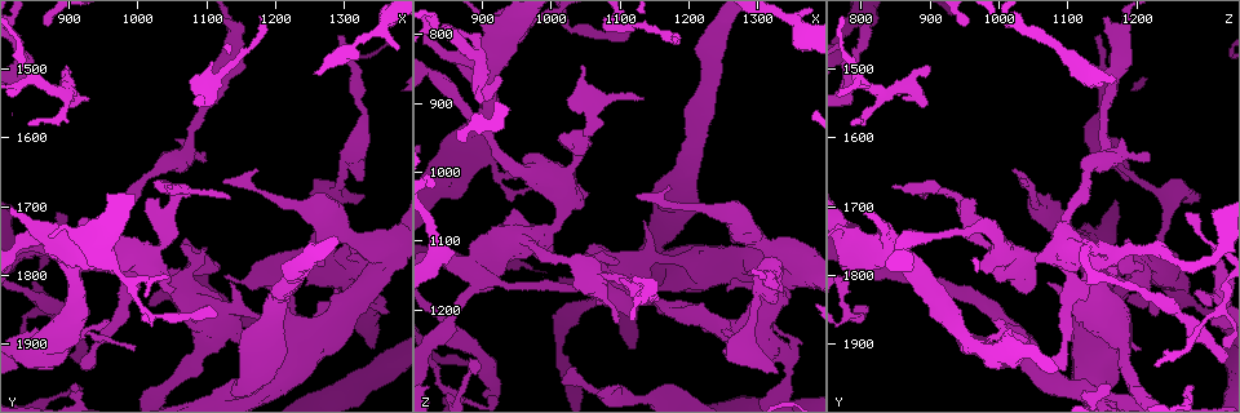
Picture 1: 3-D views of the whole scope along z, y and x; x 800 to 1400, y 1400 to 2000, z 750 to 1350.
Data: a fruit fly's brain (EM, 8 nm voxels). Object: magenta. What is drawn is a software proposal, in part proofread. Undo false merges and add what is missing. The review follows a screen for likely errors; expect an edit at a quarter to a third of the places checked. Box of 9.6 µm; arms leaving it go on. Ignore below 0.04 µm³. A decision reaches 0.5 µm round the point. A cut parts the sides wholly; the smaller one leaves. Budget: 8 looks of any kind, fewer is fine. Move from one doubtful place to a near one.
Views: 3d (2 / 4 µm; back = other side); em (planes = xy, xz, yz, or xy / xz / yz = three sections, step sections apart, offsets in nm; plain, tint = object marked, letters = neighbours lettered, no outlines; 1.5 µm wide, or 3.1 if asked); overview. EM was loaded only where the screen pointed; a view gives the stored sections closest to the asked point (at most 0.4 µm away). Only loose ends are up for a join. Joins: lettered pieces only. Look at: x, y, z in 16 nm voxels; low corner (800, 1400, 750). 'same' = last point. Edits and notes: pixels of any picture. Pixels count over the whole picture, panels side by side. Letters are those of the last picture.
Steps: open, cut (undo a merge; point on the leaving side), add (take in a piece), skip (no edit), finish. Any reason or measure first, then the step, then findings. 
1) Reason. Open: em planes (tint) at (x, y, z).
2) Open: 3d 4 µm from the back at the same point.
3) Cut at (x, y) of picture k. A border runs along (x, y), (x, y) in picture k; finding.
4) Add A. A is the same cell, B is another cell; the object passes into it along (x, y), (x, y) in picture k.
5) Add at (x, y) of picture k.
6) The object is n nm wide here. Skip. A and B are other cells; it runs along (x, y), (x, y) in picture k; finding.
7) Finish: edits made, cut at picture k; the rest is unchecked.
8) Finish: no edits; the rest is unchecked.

Sudden change in width. Open: em xy step 8 (tint) at (975, 1860, 1095).

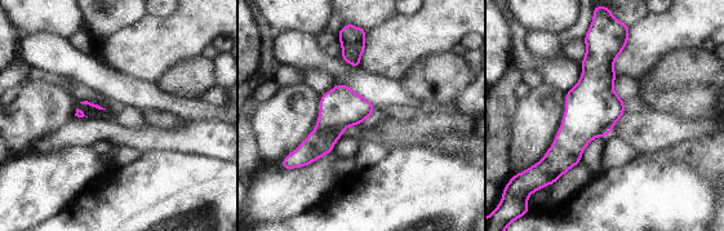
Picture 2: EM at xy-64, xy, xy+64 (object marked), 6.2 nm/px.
Another direction. Open: em planes (tint) at the same point.

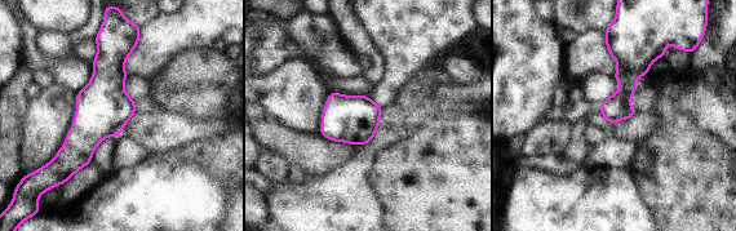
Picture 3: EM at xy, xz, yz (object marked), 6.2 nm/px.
Open: em planes (letters) at the same point.

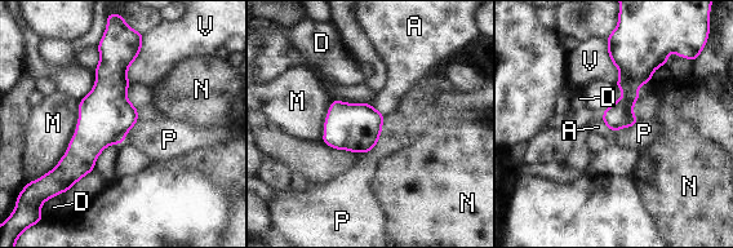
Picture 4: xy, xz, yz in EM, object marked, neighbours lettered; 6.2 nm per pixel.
The object is 300 nm wide here. Skip. A, D, M, N, P and V are other cells; one cell here.

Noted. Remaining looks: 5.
Branch stops here. Open: 3d 4 µm at (1050, 1820, 1035).

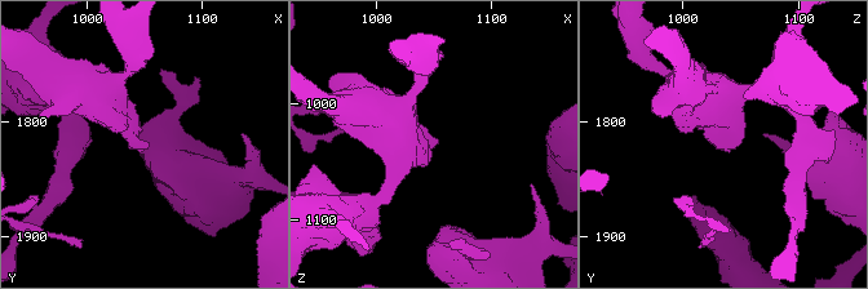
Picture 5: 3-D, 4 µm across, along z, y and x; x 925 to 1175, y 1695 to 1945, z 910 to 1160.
Need the tissue. Open: em planes (tint) at (1052, 1820, 1032).

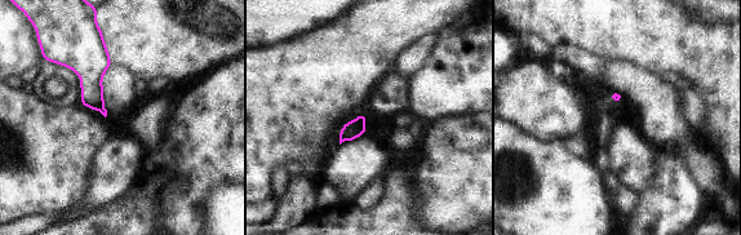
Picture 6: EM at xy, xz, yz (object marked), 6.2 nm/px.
Open: em planes (letters) at the same point.

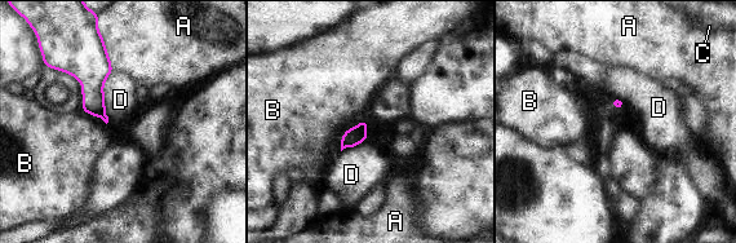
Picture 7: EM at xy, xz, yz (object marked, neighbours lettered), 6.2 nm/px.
The longest contact is with D, 340 nm. Skip. A, B, C and D are other cells; none of them fits.

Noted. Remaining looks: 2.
An open end. Open: em xy step 8 (plain) at (1090, 1635, 1220).

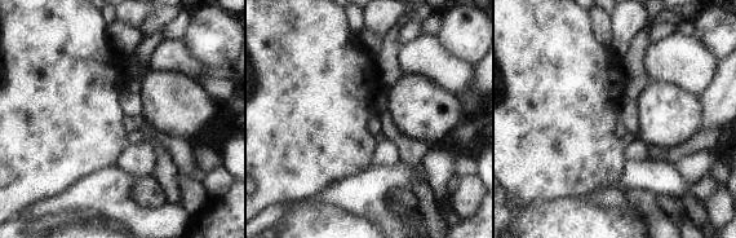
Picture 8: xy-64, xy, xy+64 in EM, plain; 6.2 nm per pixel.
Open: em xy step 8 (letters) at the same point.

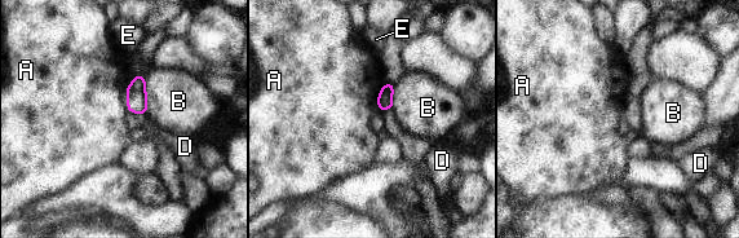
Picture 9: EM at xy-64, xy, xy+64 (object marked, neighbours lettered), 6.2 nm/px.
Skip. A, B, D and E are other cells; no lettered piece goes on from it.

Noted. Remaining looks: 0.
Finish: no edits; the rest is unchecked.

